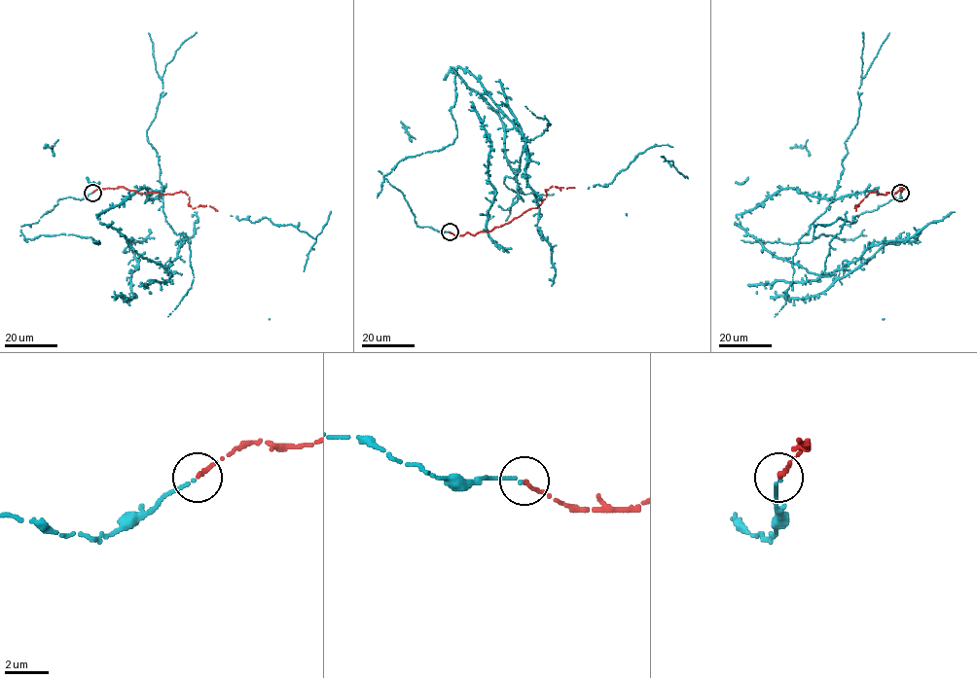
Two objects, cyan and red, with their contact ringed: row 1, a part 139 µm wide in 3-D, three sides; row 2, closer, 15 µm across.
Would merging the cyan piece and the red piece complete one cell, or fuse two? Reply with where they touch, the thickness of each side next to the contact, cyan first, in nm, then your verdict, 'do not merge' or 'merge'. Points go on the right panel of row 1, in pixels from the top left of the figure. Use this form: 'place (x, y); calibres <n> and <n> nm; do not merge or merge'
place (900, 193); calibres 170 and 200 nm; merge

